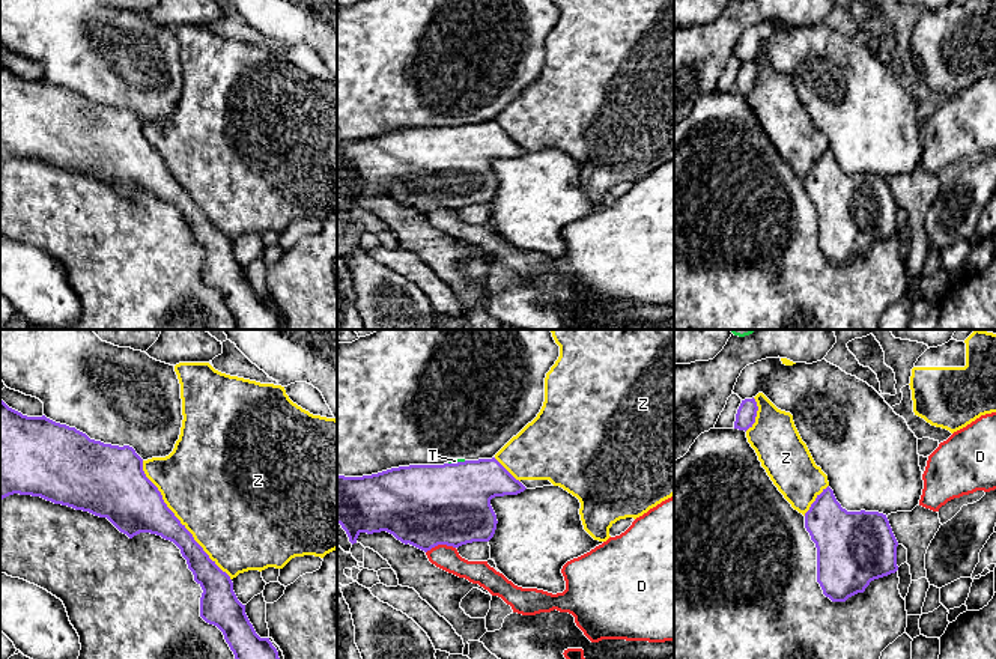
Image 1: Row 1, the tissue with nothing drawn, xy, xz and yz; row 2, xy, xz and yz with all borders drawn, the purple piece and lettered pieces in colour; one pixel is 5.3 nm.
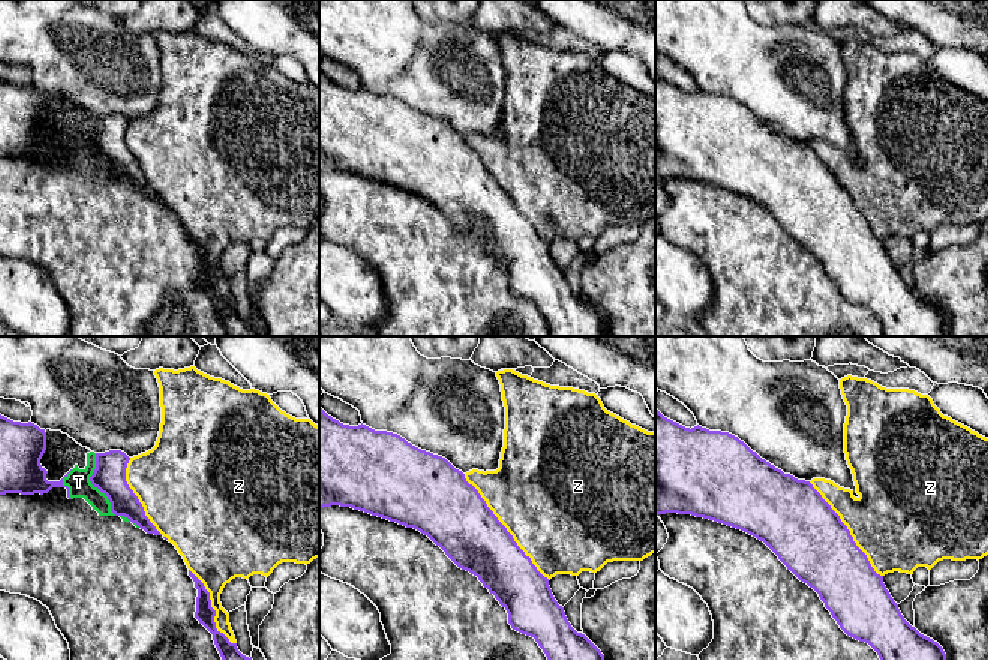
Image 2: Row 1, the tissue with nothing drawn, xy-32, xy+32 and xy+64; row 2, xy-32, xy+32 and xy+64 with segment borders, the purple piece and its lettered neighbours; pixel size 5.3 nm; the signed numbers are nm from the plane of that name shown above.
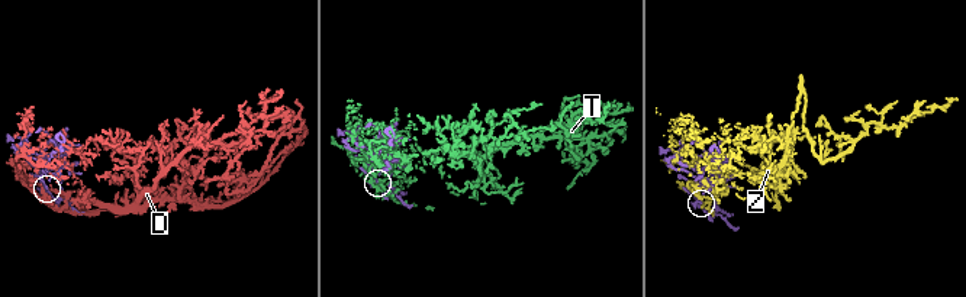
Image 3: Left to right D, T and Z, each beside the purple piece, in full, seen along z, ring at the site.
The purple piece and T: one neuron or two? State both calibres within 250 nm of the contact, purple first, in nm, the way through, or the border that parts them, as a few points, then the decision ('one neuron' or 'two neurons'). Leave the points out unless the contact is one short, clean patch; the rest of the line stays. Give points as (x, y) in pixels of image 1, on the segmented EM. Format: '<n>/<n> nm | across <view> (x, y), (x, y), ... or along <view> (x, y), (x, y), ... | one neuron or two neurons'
440/30 nm | two neurons

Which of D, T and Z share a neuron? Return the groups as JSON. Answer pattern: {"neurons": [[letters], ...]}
{"neurons": [["D"], ["T"], ["Z"]]}

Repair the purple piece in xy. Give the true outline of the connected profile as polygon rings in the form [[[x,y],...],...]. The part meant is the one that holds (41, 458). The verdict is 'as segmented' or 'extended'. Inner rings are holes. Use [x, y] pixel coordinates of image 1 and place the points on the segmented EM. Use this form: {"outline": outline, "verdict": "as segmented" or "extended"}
{"outline": [[[0,399],[0,500],[14,493],[41,497],[54,504],[107,518],[129,539],[150,533],[173,542],[203,590],[200,617],[223,632],[235,659],[280,659],[269,638],[256,633],[245,614],[245,605],[233,591],[230,576],[209,558],[167,507],[158,487],[146,477],[143,459],[132,447],[90,439],[75,427],[56,423],[45,415],[23,415]]], "verdict": "as segmented"}

